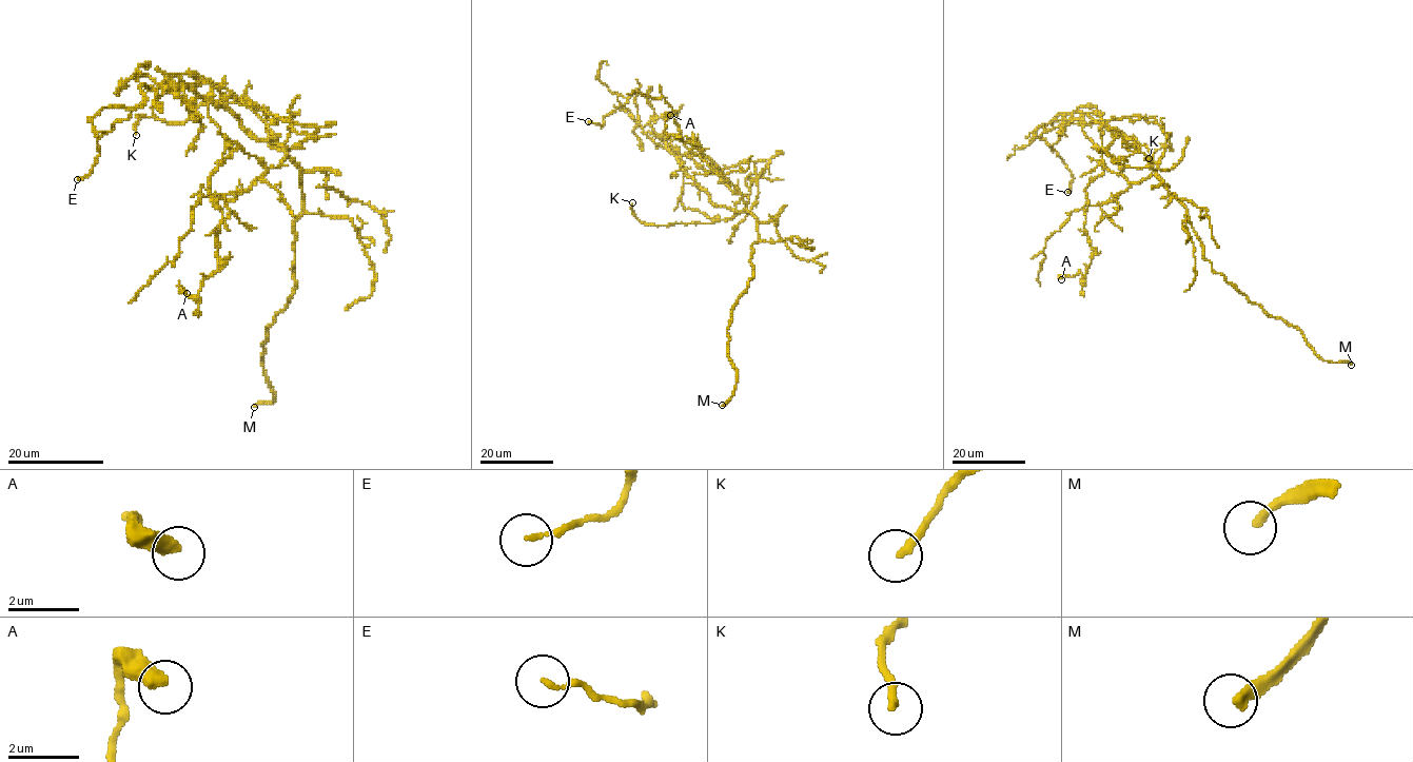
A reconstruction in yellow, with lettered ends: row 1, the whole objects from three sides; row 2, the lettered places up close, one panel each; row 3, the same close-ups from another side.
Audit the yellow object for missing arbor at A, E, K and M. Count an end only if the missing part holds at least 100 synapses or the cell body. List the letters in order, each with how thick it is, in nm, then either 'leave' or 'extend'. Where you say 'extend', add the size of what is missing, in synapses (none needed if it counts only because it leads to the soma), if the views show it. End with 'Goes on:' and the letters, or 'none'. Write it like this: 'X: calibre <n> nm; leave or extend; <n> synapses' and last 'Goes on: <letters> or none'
A: calibre 440 nm; leave
E: calibre 130 nm; leave
K: calibre 220 nm; leave
M: calibre 320 nm; extend
Goes on: M

